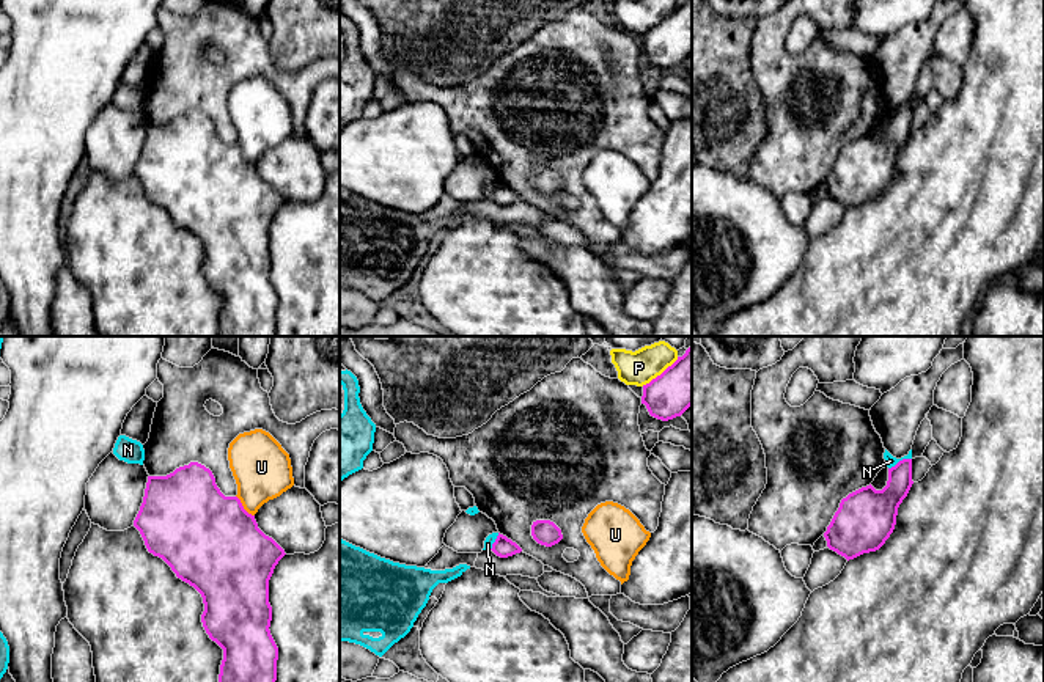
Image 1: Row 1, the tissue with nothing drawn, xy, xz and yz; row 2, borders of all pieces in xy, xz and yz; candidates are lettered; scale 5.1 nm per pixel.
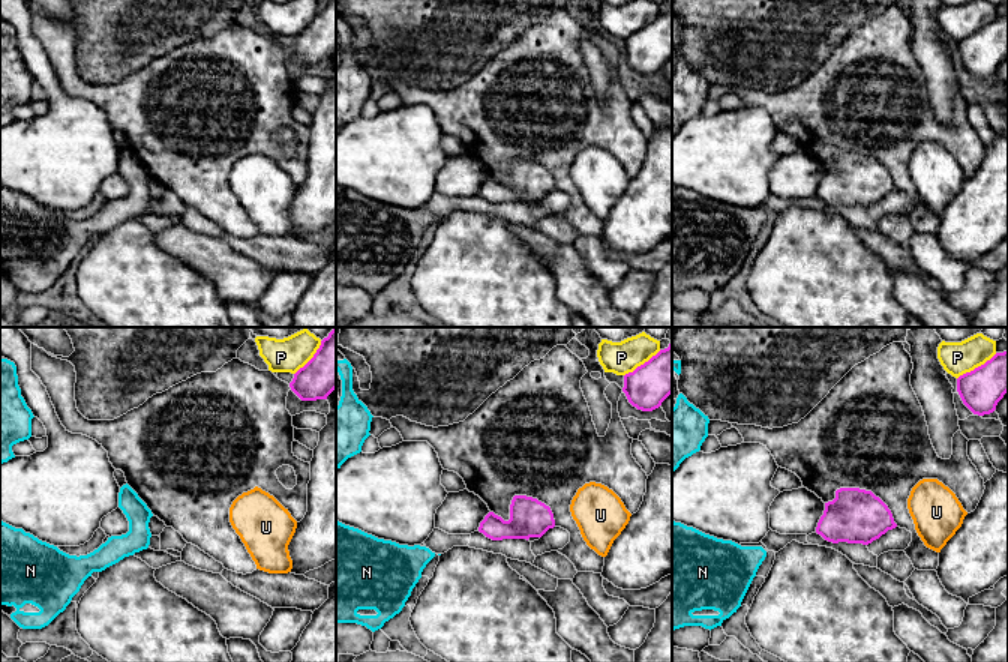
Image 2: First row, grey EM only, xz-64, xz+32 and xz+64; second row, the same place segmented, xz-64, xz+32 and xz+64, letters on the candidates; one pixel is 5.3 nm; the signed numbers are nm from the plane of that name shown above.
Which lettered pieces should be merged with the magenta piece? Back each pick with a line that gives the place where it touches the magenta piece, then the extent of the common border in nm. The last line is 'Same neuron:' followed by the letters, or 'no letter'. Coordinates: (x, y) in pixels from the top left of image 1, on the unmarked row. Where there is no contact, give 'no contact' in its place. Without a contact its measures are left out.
Same neuron: no letter

